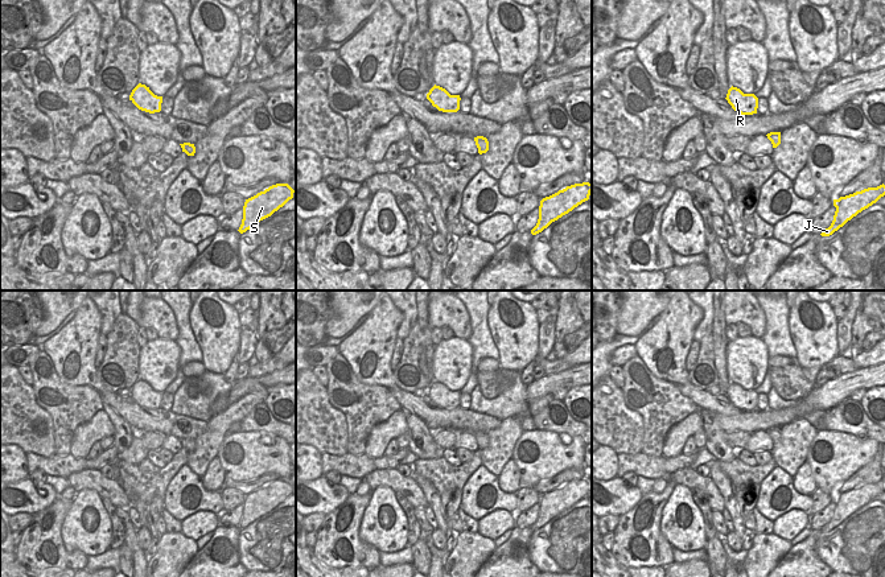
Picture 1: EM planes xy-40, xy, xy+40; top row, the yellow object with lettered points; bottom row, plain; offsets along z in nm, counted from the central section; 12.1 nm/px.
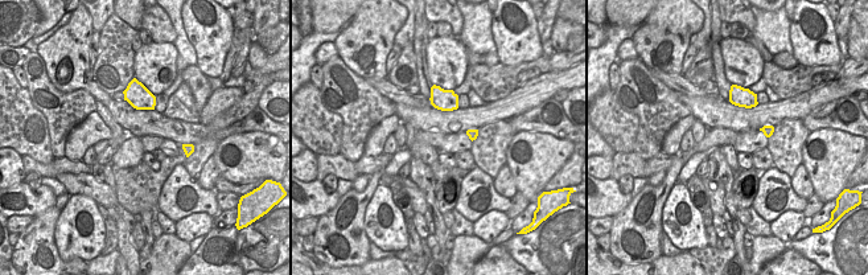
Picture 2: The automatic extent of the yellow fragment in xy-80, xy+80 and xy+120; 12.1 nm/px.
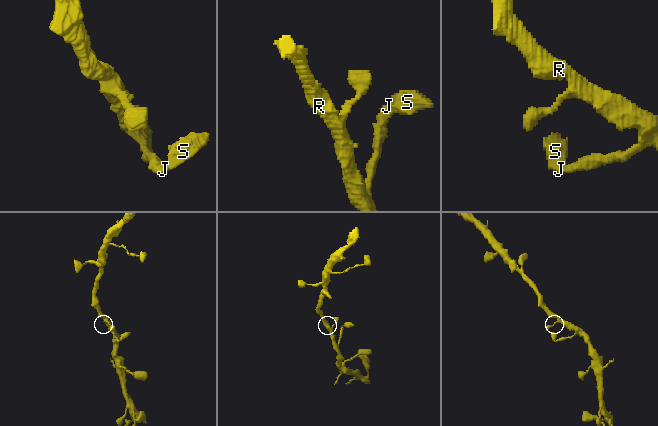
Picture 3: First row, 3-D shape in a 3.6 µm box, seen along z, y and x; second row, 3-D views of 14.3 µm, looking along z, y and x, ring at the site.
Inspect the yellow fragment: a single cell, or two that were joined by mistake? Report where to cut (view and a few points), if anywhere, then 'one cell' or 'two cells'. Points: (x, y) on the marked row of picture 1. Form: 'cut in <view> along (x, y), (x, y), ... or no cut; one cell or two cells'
no cut; one cell

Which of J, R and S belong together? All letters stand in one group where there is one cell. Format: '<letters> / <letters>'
J R S

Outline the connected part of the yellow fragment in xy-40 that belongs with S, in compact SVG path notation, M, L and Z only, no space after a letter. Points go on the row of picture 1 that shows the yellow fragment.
M276 184L246 199L239 232L243 234L260 221L271 217L293 198L295 190L288 184Z

